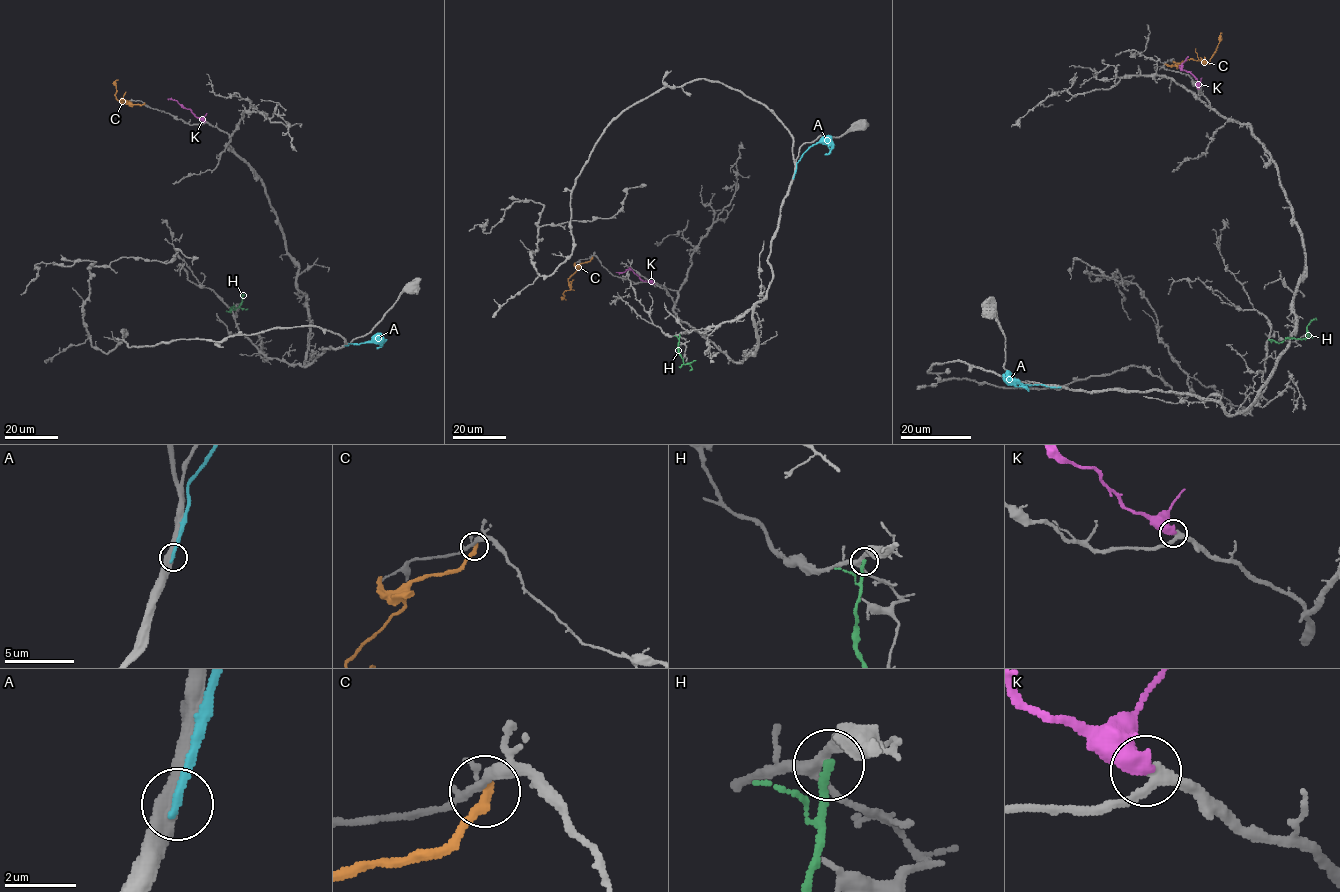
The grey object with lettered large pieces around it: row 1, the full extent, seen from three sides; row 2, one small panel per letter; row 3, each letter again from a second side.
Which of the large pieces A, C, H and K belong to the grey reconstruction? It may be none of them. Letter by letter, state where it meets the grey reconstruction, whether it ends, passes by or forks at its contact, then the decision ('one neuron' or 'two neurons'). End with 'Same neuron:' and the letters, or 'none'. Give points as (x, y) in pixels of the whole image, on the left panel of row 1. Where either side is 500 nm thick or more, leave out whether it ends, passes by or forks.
A: (346, 345) | it ends | two neurons
C: (144, 103) | it ends | two neurons
H: (232, 310) | it ends | two neurons
K: (204, 121) | one neuron
Same neuron: K

